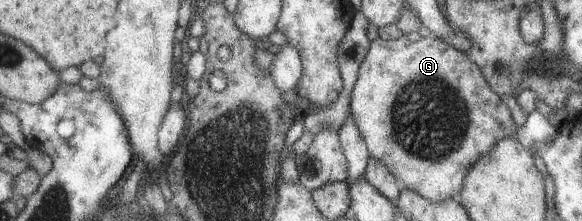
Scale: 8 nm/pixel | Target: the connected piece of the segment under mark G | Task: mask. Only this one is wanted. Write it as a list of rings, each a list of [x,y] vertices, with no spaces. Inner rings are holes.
[[[406,35],[390,41],[372,41],[351,90],[350,111],[369,156],[380,162],[401,188],[415,191],[434,203],[457,198],[470,168],[483,155],[488,155],[500,140],[514,137],[519,128],[508,106],[484,79],[480,68],[464,51],[435,36],[421,38],[418,42],[410,42]]]

